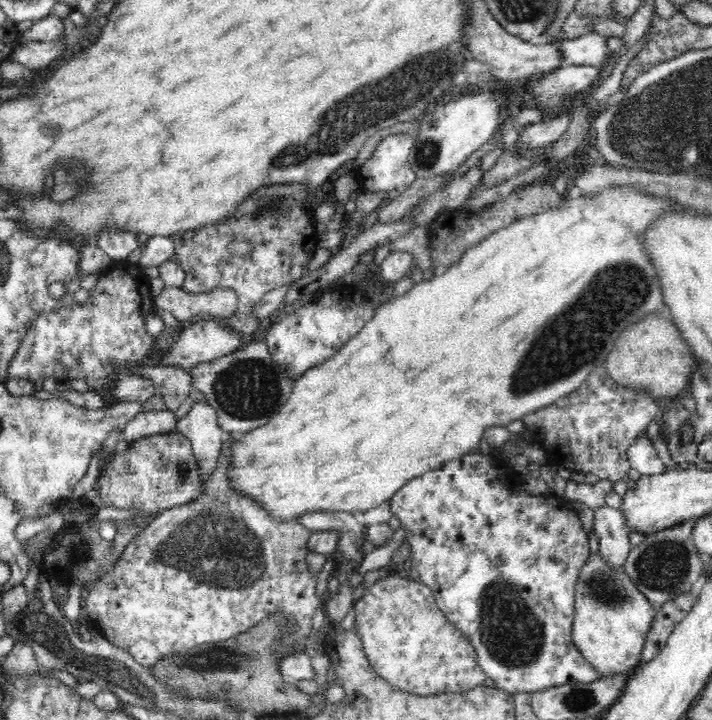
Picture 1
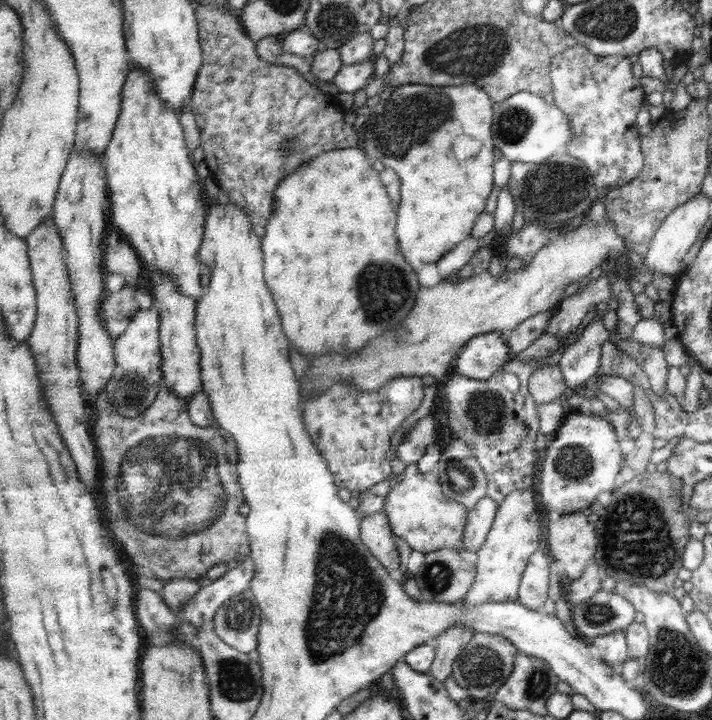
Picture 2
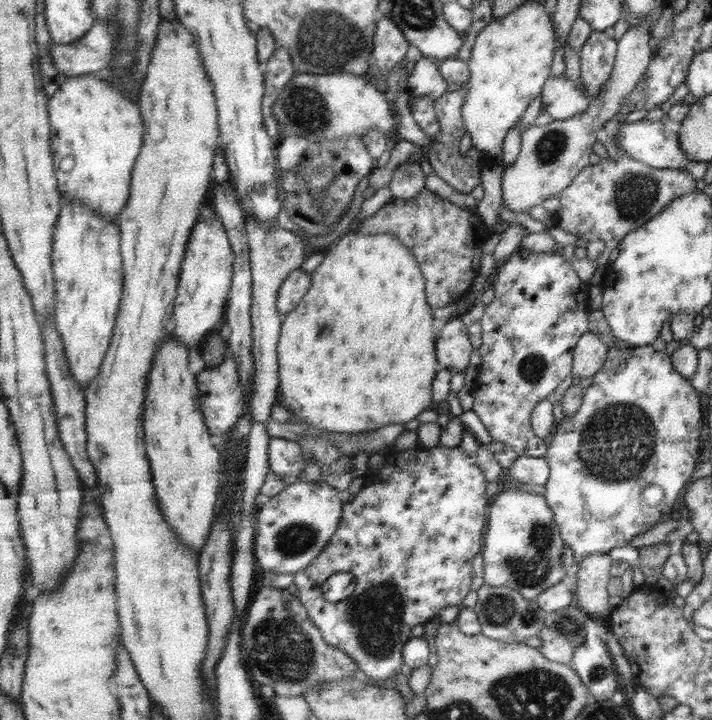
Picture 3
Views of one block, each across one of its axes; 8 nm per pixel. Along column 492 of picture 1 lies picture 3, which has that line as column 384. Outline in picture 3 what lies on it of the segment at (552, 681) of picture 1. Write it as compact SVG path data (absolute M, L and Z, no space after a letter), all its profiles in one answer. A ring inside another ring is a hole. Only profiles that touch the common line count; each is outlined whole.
M441 444L433 448L414 449L413 452L394 451L393 458L387 460L381 478L373 478L371 486L373 490L361 489L352 500L346 500L345 514L343 522L339 525L338 531L334 532L331 537L331 544L323 550L323 554L315 559L305 570L294 574L294 584L297 588L297 595L301 602L306 606L307 613L311 616L311 621L322 630L323 638L331 646L342 648L358 664L358 668L366 673L370 680L391 680L396 674L401 672L404 662L404 648L407 641L410 640L411 628L417 625L424 625L437 618L439 612L445 606L461 607L465 596L471 592L473 584L473 558L483 550L483 528L485 528L485 510L487 510L487 478L485 473L480 469L478 458L469 456L461 447L443 446ZM340 572L350 572L357 578L357 588L355 594L351 594L347 600L341 602L331 602L324 595L324 584L328 578Z

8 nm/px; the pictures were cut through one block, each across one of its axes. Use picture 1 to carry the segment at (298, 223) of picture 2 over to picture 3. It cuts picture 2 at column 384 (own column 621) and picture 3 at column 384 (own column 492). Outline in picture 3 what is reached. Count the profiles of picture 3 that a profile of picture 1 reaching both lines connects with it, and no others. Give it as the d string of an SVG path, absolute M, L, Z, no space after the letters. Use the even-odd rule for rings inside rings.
M352 226L348 233L340 236L329 247L325 260L314 270L312 287L295 310L284 317L278 344L280 368L281 404L302 418L305 424L327 432L358 435L376 431L382 426L403 424L417 418L423 410L435 405L433 398L434 380L437 376L438 348L435 348L433 308L426 295L426 279L422 267L410 248L392 234L366 235Z

